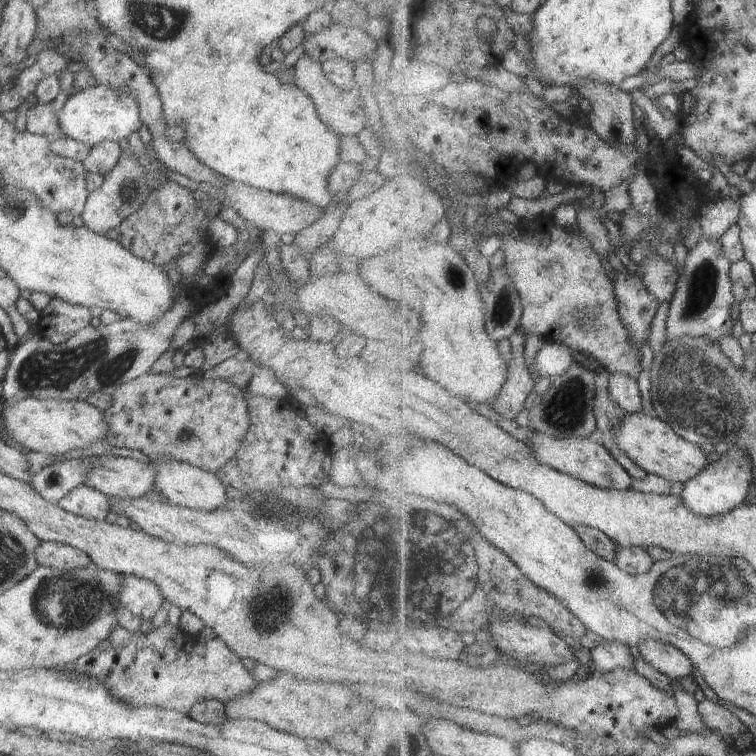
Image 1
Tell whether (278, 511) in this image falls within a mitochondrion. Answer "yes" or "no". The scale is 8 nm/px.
yes

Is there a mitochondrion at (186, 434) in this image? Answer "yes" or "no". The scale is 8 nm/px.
no

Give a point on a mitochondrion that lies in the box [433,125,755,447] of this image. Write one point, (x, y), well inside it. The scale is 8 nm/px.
(693, 387)

